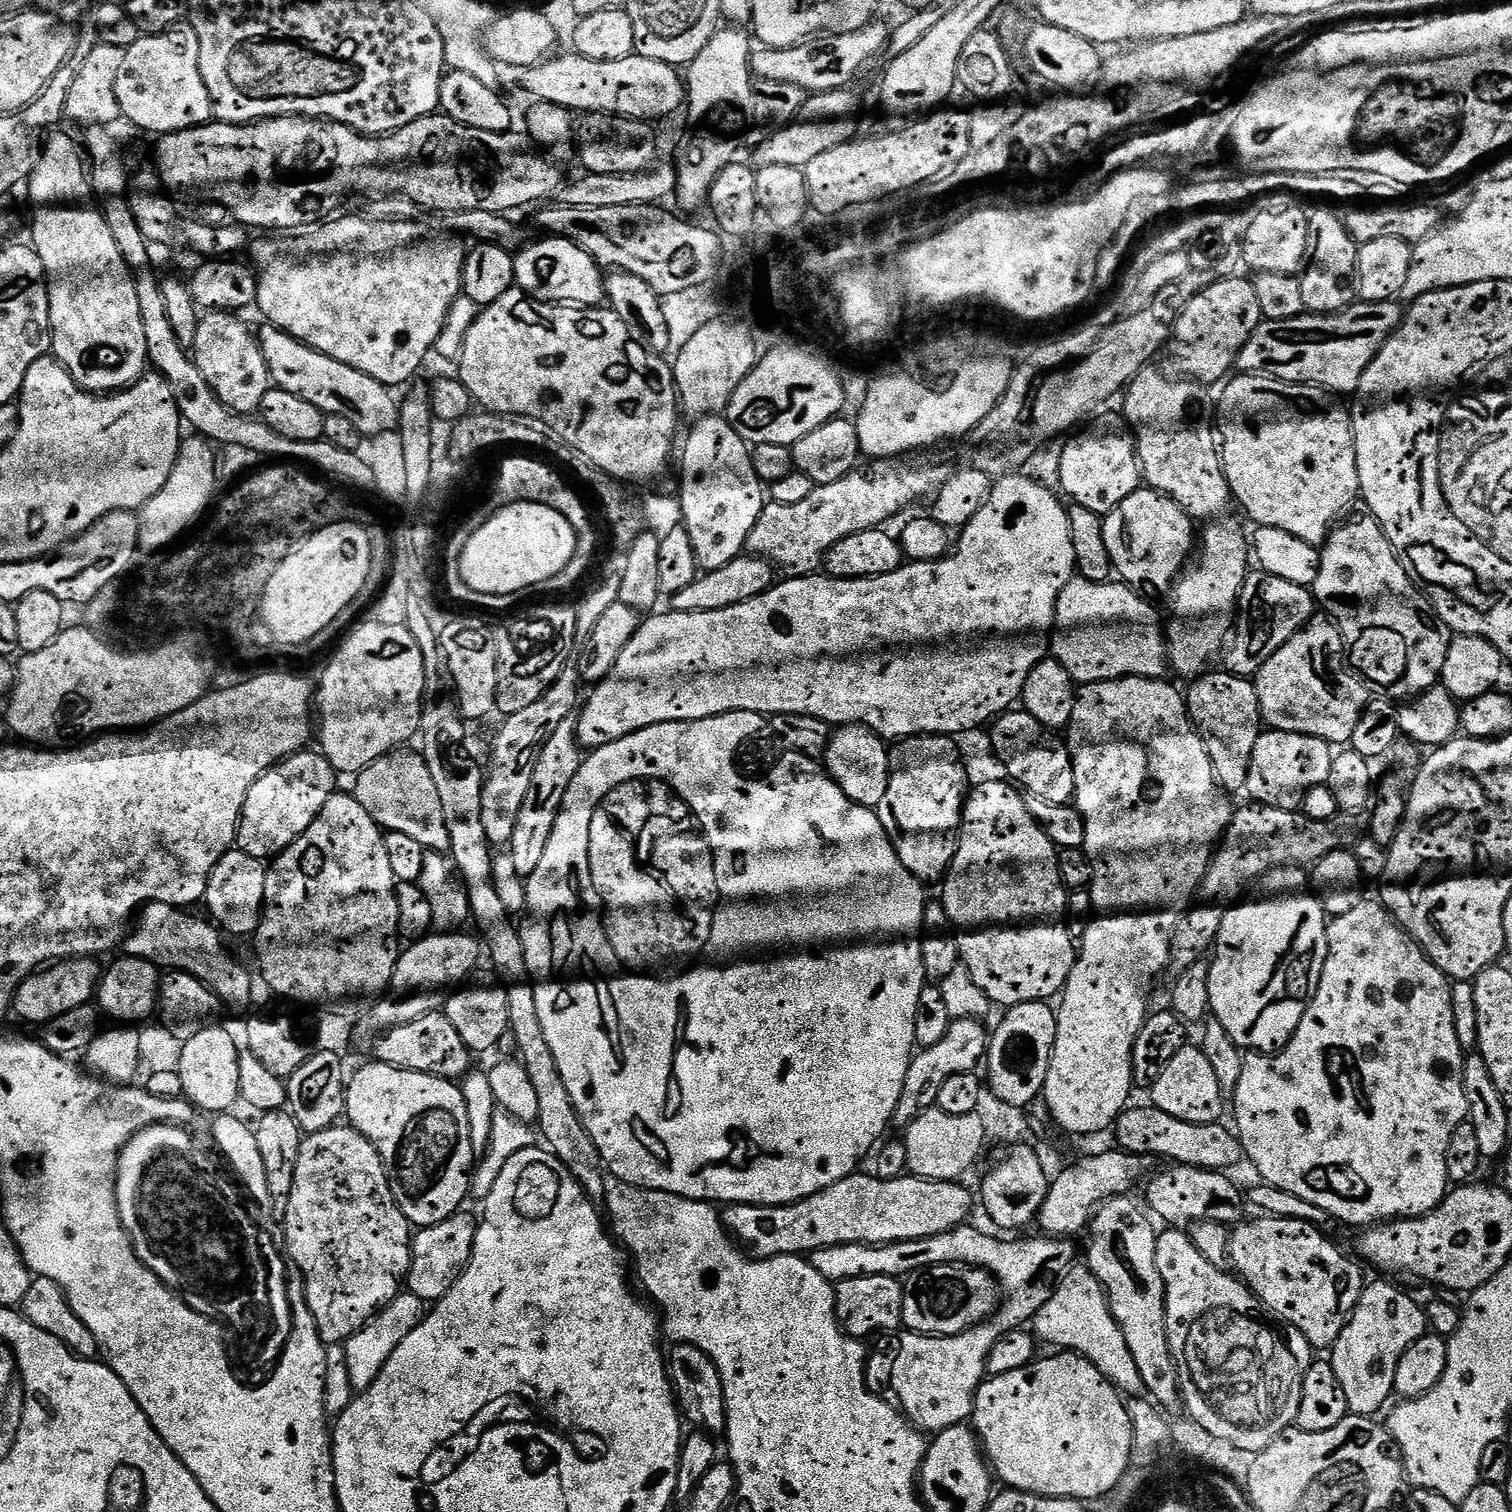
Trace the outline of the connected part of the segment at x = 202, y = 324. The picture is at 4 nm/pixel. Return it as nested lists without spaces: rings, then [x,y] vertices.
[[[228,310],[205,311],[198,322],[198,334],[194,334],[190,355],[198,370],[202,370],[202,378],[210,382],[214,394],[222,398],[226,407],[233,412],[252,414],[268,393],[270,377],[257,333],[251,332],[236,316],[239,315]]]

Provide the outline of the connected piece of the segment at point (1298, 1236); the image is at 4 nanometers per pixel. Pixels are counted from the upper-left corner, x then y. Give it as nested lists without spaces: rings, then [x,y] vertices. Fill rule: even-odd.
[[[1249,1219],[1231,1229],[1232,1268],[1273,1317],[1279,1318],[1283,1323],[1292,1324],[1311,1342],[1313,1349],[1331,1349],[1348,1325],[1348,1317],[1356,1309],[1356,1304],[1364,1293],[1366,1279],[1360,1273],[1361,1265],[1355,1259],[1352,1261],[1350,1257],[1343,1256],[1331,1244],[1332,1240],[1313,1224],[1292,1219],[1260,1219],[1264,1220]]]

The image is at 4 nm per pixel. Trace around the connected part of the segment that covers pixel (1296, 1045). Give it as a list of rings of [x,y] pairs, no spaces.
[[[1361,902],[1350,914],[1335,917],[1328,926],[1328,957],[1322,970],[1318,990],[1308,1004],[1298,1030],[1285,1048],[1275,1054],[1245,1055],[1242,1078],[1234,1093],[1236,1099],[1235,1131],[1244,1147],[1244,1155],[1256,1167],[1265,1185],[1289,1192],[1314,1206],[1321,1207],[1341,1225],[1353,1224],[1356,1230],[1371,1228],[1389,1220],[1411,1220],[1417,1216],[1429,1216],[1450,1191],[1446,1170],[1446,1150],[1450,1146],[1450,1134],[1468,1120],[1468,1103],[1464,1089],[1465,1049],[1454,1034],[1454,1006],[1452,984],[1443,970],[1421,950],[1419,944],[1392,918],[1383,903]]]

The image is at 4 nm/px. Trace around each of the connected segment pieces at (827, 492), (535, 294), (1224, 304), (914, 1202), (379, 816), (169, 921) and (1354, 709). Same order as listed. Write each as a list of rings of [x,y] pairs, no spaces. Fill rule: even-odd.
[[[911,459],[872,460],[865,466],[864,476],[860,470],[853,470],[838,482],[819,485],[798,506],[765,503],[750,532],[747,551],[769,560],[777,569],[792,568],[793,577],[819,573],[828,551],[838,546],[842,538],[884,526],[891,516],[906,511],[923,496],[938,493],[954,471],[953,465],[911,464],[908,460]]]
[[[545,235],[544,240],[533,239],[515,253],[516,283],[535,300],[546,304],[595,308],[606,300],[606,276],[596,259],[574,242],[560,236]]]
[[[1233,274],[1218,278],[1209,288],[1202,290],[1202,294],[1182,310],[1172,329],[1177,354],[1188,356],[1187,375],[1205,386],[1212,386],[1215,380],[1223,381],[1233,371],[1242,346],[1246,346],[1256,327],[1262,323],[1258,294],[1252,280],[1239,280],[1238,277]]]
[[[875,1174],[860,1175],[842,1178],[826,1186],[826,1190],[793,1204],[729,1204],[722,1212],[724,1227],[729,1233],[740,1235],[757,1257],[804,1256],[839,1244],[893,1244],[930,1238],[960,1227],[972,1212],[972,1196],[960,1182],[924,1180],[911,1174],[893,1180],[879,1180]]]
[[[399,748],[388,752],[382,758],[375,760],[370,767],[357,775],[356,788],[352,790],[356,800],[362,803],[366,812],[374,818],[376,824],[385,831],[409,834],[410,838],[417,839],[427,851],[447,853],[450,850],[449,831],[446,830],[443,817],[442,802],[439,801],[438,790],[435,789],[434,778],[419,751],[411,748]]]
[[[162,902],[144,905],[135,917],[134,927],[122,941],[123,955],[142,958],[161,970],[190,974],[204,983],[215,996],[220,997],[221,1005],[246,1007],[252,1000],[251,974],[228,953],[221,929],[203,915],[191,916],[190,913],[191,911]]]
[[[1313,619],[1301,632],[1294,634],[1274,658],[1256,671],[1254,683],[1258,690],[1260,718],[1269,729],[1306,734],[1322,738],[1333,746],[1344,746],[1351,741],[1370,693],[1365,681],[1353,674],[1346,663],[1339,627],[1331,619],[1323,619]]]

